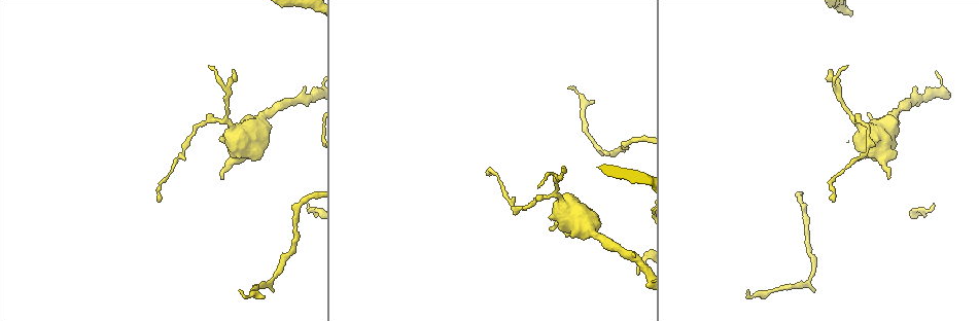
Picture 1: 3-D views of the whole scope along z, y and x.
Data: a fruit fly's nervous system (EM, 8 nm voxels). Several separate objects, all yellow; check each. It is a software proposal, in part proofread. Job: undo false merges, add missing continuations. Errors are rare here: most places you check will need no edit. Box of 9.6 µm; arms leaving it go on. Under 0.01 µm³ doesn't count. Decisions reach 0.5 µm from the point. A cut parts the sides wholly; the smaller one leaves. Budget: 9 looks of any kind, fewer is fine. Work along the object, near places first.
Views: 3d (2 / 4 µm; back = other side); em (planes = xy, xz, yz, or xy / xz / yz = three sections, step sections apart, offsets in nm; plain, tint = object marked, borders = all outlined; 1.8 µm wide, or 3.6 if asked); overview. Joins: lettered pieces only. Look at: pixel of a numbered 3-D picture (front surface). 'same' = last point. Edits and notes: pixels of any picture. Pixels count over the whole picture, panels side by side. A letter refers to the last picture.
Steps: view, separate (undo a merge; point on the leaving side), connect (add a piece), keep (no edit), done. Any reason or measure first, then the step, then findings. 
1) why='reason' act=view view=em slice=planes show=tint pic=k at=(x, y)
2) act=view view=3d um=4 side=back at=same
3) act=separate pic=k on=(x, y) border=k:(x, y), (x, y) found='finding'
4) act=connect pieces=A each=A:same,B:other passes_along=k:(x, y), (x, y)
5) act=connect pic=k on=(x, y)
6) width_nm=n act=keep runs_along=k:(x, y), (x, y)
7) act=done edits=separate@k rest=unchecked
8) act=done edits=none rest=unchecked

why='thick turns thin' act=view view=em slice=yz step=4 show=tint pic=1 at=(592, 214)

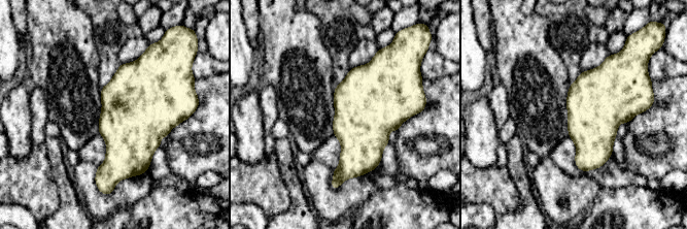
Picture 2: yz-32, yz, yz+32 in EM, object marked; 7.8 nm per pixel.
why='what lies round it' act=view view=em slice=yz step=4 show=borders at=same

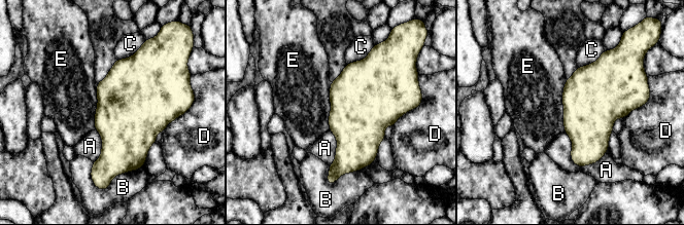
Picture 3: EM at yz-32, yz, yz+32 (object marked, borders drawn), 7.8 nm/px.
act=keep each=A:other,B:other,C:other,D:other,E:other border=3:(567, 79), (562, 91), (563, 132) found='all the same neuron'

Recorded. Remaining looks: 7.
why='branch stops here' act=view view=em slice=planes show=tint pic=1 at=(221, 179)

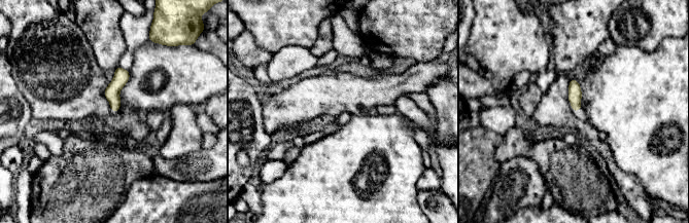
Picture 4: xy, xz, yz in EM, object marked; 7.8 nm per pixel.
act=view view=em slice=planes show=borders at=same

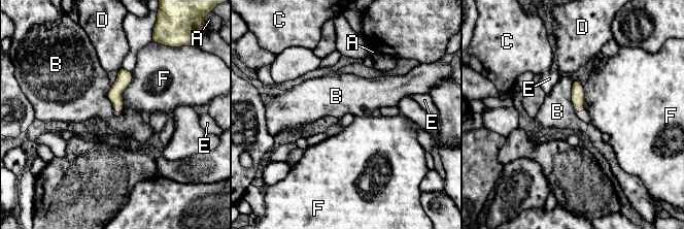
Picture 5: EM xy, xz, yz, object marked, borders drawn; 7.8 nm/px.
act=keep each=A:other,B:other,C:other,D:other,E:other,F:other border=5:(573, 79), (571, 101), (577, 112) found='no lettered piece goes on from it'

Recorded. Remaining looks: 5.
why='an open end' act=view view=em slice=yz step=16 show=tint pic=1 at=(829, 70)

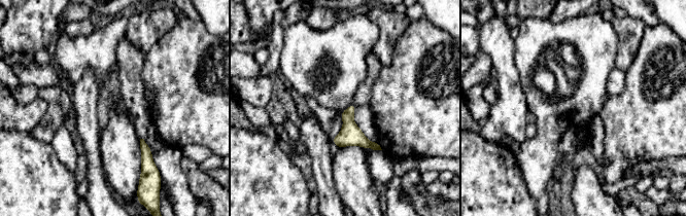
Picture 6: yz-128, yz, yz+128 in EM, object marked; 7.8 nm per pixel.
why='see the neighbours' act=view view=em slice=yz step=16 show=borders at=same

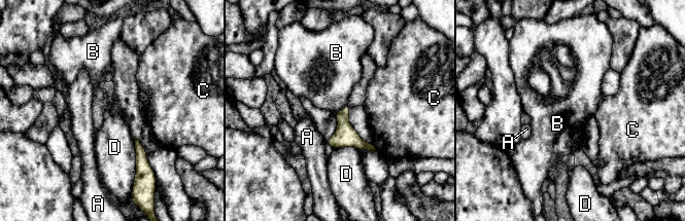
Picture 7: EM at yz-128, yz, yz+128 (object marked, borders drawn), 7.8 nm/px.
act=keep each=A:other,B:other,C:other,D:other border=7:(347, 104), (335, 115) found='none of them fits'

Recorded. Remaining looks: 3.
why='thin end' act=view view=em slice=yz step=8 show=tint pic=1 at=(569, 86)

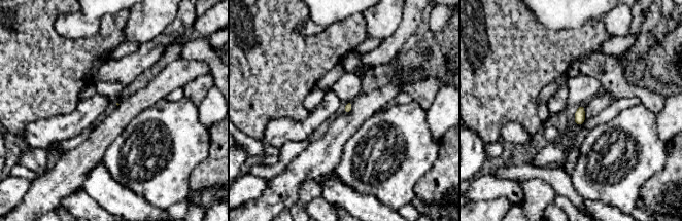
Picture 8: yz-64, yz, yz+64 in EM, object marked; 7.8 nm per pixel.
why='another direction' act=view view=em slice=planes show=borders at=same

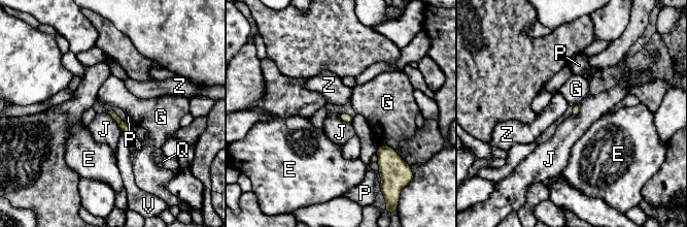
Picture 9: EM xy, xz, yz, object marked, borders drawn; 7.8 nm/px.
act=keep each=E:other,G:other,J:other,P:other,Q:other,V:other,Z:other border=9:(107, 114), (123, 133) found='none of them fits'

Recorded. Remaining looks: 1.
act=done edits=none rest=unchecked

